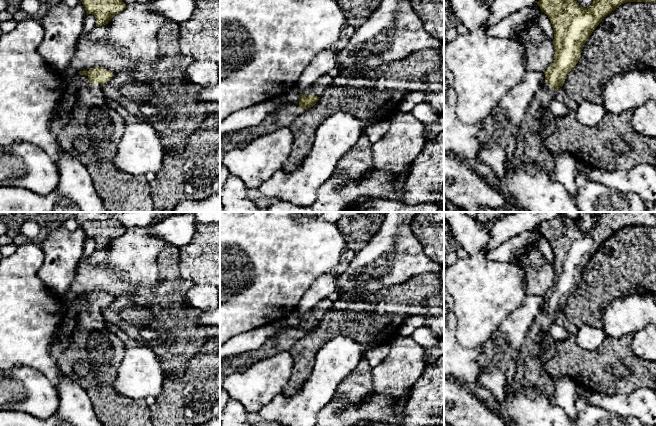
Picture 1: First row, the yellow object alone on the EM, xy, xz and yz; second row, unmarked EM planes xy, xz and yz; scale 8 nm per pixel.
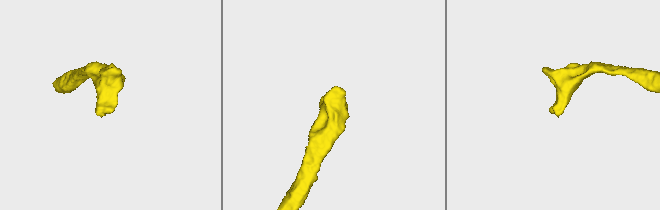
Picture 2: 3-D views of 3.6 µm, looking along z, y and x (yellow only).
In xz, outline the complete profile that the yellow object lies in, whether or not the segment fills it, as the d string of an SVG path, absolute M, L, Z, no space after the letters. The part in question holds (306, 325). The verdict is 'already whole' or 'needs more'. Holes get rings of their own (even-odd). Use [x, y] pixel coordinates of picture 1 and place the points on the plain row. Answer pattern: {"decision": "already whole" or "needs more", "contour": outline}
{"decision": "needs more", "contour": "M328 297L320 301L310 312L301 316L298 331L299 334L313 331L327 311L331 308L332 304L333 297Z"}

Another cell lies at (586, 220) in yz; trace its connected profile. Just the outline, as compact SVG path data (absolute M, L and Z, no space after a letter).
M580 212L578 218L575 220L578 228L584 232L588 232L599 217L604 212Z

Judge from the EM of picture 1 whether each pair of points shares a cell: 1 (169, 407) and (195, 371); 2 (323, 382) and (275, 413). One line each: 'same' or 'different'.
1: same
2: same

